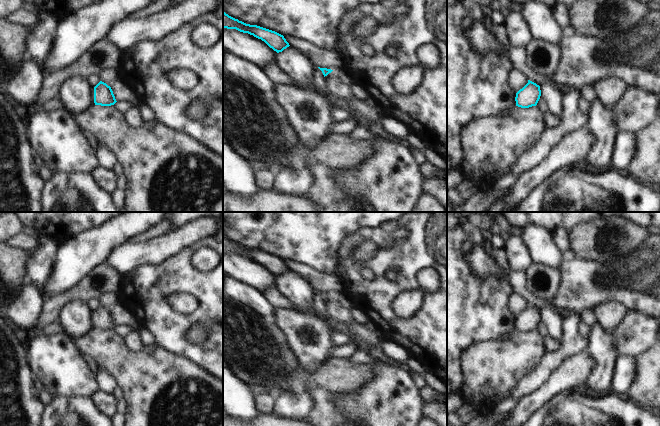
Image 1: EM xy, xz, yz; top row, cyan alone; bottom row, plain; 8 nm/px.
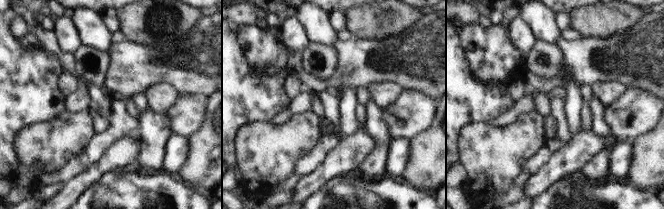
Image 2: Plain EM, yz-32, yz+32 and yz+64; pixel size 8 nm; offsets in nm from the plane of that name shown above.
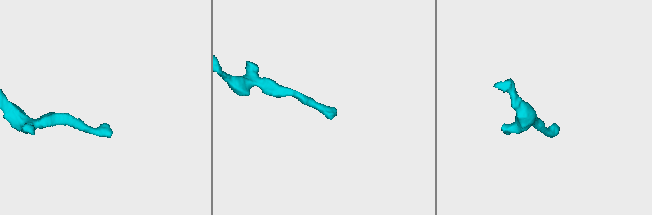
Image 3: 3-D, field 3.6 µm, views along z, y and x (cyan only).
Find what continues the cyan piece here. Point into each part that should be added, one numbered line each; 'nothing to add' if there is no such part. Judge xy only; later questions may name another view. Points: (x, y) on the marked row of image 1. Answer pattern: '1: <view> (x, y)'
nothing to add

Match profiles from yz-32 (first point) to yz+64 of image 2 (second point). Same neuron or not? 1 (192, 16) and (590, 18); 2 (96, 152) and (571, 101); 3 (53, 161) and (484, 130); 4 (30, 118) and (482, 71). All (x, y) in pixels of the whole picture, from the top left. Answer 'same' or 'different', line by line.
1: same
2: same
3: same
4: different

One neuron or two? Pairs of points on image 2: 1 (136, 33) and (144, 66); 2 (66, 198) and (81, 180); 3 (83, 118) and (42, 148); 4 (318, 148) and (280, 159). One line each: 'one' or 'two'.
1: two
2: one
3: one
4: two

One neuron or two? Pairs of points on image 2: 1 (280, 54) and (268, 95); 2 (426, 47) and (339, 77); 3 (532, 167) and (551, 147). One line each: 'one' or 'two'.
1: two
2: one
3: one

